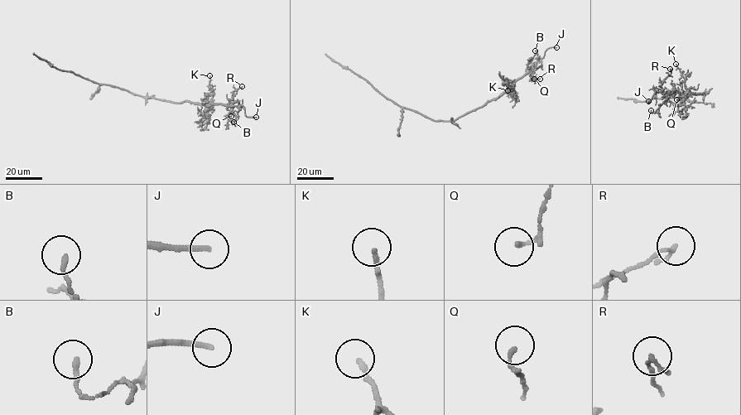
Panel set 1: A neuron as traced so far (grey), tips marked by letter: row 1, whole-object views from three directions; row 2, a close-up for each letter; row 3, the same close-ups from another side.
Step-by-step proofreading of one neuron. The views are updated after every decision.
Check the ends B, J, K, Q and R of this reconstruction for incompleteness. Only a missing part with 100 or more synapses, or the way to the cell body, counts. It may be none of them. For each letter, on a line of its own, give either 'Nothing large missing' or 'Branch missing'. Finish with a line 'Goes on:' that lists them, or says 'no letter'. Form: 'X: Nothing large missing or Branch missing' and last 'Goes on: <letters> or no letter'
B: Nothing large missing
J: Branch missing
K: Nothing large missing
Q: Nothing large missing
R: Nothing large missing
Goes on: J

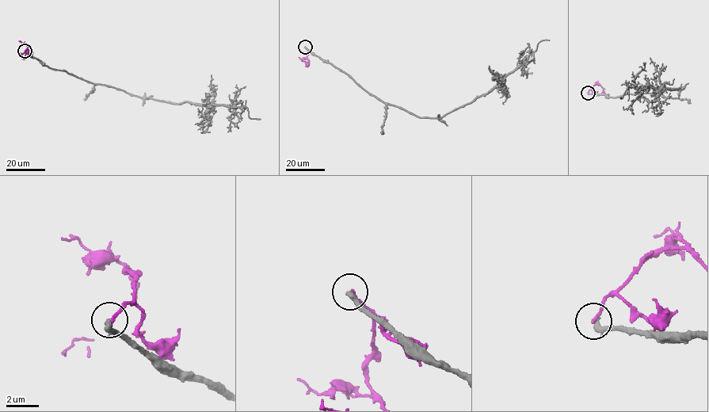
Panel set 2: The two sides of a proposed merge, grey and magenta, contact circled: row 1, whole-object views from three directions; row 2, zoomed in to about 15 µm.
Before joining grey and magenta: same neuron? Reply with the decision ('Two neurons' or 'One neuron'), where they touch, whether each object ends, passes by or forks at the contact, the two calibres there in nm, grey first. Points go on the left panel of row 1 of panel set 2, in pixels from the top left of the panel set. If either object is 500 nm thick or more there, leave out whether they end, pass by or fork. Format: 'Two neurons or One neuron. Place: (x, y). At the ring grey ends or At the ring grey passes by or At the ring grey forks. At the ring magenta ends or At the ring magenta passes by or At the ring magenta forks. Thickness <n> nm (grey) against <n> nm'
Two neurons. Place: (24, 51). At the ring grey ends. At the ring magenta ends. Thickness 340 nm (grey) against 190 nm

